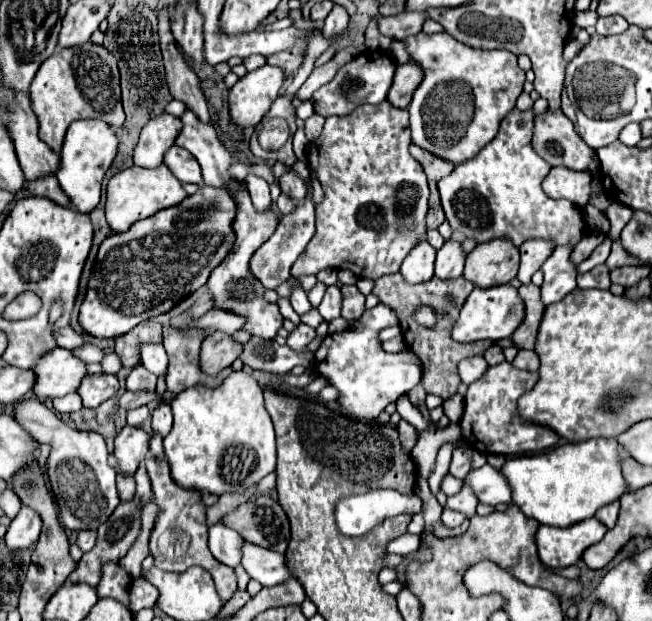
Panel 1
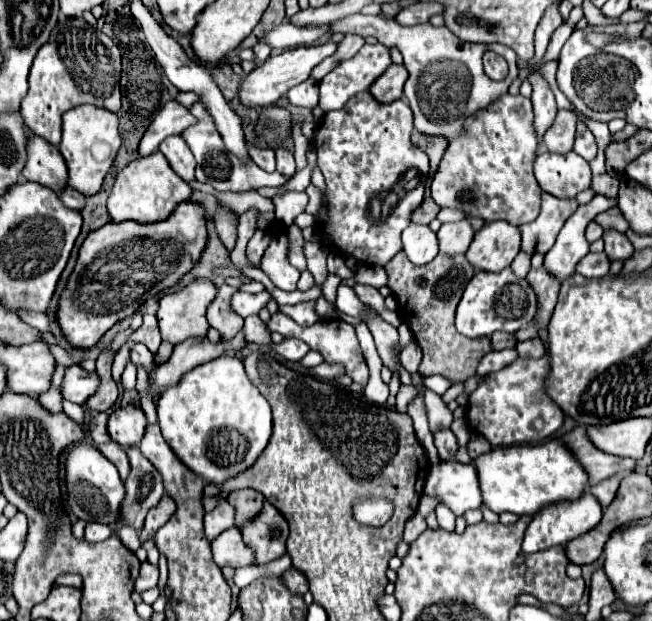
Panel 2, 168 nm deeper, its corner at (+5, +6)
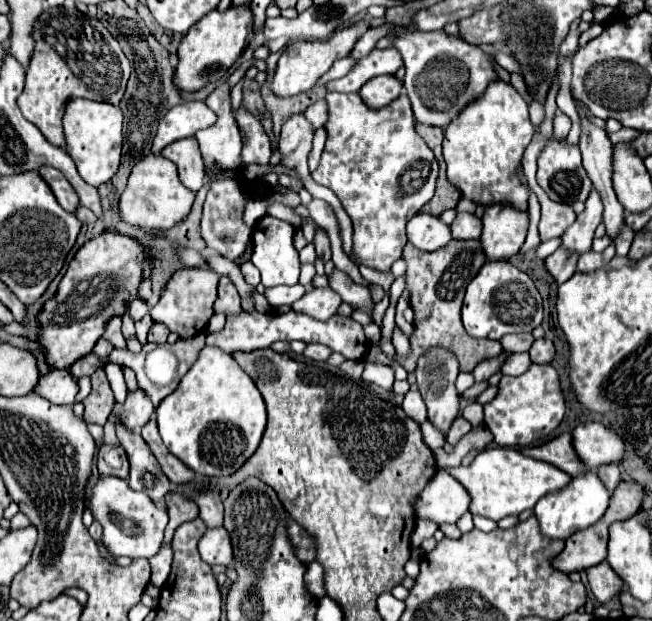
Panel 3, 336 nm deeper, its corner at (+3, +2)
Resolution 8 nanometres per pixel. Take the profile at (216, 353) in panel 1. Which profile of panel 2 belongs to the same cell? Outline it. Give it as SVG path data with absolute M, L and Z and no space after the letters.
M221 284L215 300L207 308L209 326L217 328L219 334L223 334L223 338L233 338L243 328L243 318L231 308L231 296L235 292L235 288Z

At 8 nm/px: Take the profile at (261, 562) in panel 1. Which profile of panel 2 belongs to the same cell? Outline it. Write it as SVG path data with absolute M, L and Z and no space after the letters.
M235 528L221 532L219 538L211 542L211 552L217 566L241 568L253 564L253 552L243 544L241 534Z

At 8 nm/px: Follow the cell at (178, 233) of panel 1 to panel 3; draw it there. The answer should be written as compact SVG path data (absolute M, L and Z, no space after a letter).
M103 232L87 240L71 260L55 298L51 298L39 314L39 344L47 350L47 364L65 368L91 354L107 322L115 316L123 316L127 304L139 298L139 284L143 276L151 272L151 262L151 248L131 236Z

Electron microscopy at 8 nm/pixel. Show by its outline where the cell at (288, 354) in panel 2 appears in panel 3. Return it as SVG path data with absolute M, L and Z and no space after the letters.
M307 344L307 348L303 350L303 356L311 358L311 360L325 360L331 354L331 350L323 344Z

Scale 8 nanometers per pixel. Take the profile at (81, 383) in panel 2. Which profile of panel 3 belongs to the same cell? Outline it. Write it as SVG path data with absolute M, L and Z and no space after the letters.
M61 368L61 370L51 370L47 376L43 376L35 392L47 398L51 404L61 404L61 406L75 404L79 384L77 384L77 378L73 378L69 368Z

